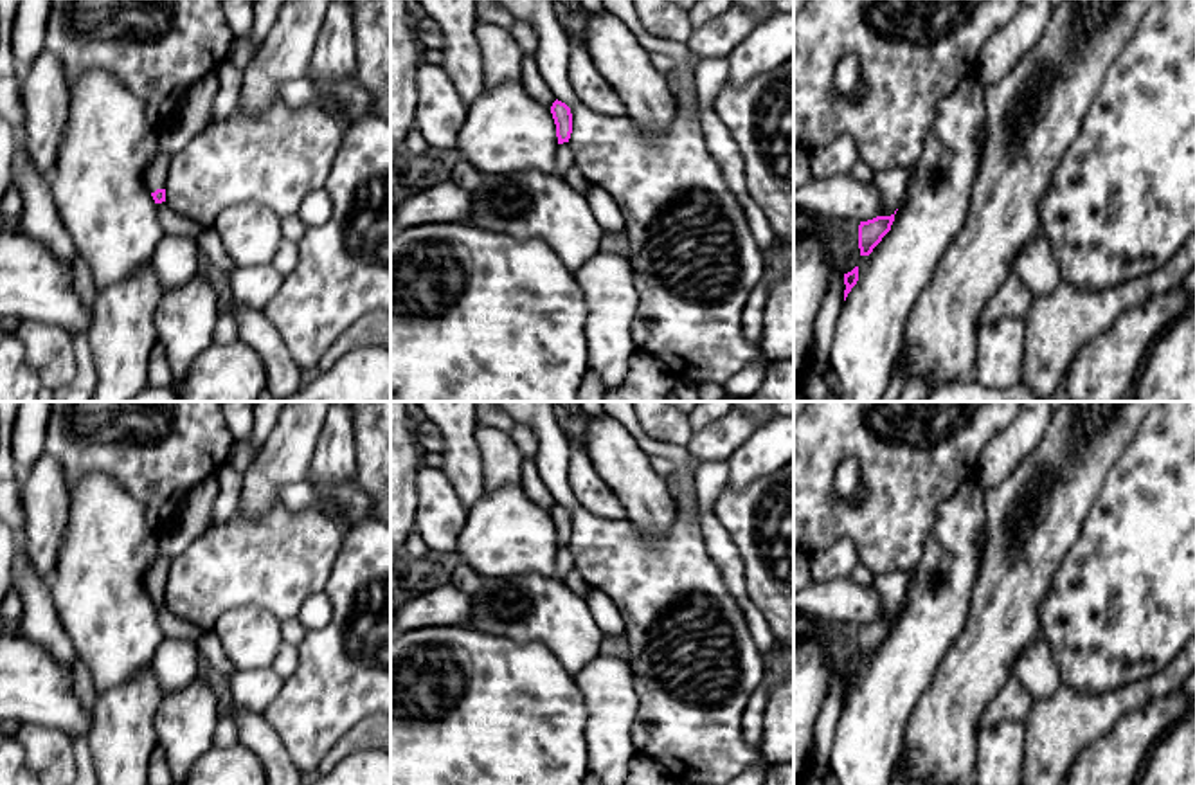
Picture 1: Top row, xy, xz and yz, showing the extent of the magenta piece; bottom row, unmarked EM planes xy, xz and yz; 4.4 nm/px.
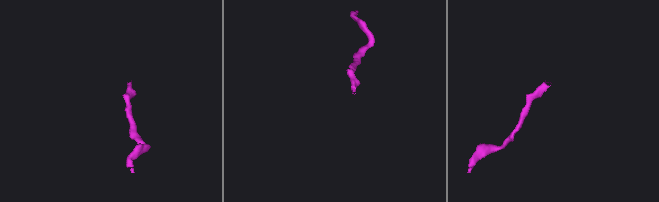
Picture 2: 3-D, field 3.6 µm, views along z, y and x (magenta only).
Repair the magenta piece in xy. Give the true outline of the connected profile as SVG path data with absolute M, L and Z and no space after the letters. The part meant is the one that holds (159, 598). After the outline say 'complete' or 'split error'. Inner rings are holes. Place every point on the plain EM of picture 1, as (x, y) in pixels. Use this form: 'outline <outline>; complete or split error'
outline M158 555L155 564L149 567L146 574L146 585L151 594L155 607L166 605L166 583L169 578L169 558Z; split error

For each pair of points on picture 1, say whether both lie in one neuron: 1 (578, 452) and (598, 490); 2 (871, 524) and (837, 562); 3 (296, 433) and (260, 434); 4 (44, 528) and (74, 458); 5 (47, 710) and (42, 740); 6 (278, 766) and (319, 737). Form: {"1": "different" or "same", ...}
{"1": "same", "2": "different", "3": "different", "4": "different", "5": "different", "6": "different"}

